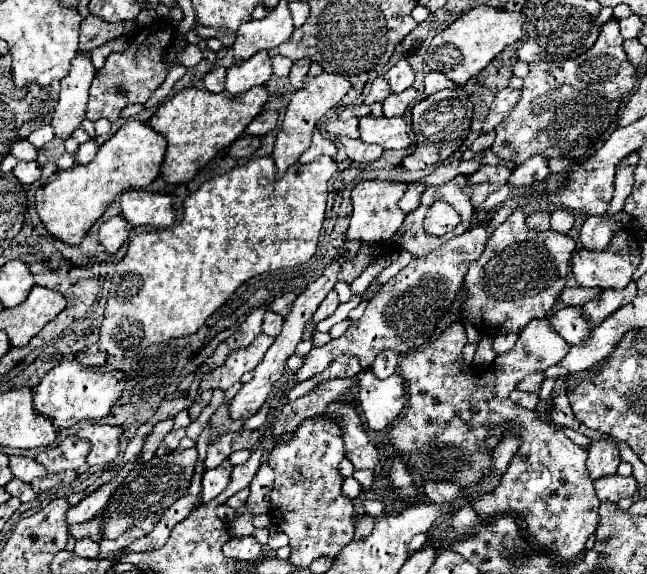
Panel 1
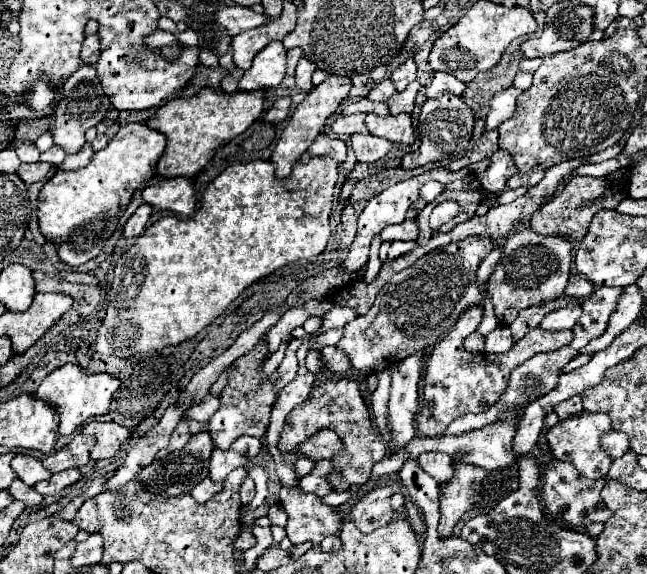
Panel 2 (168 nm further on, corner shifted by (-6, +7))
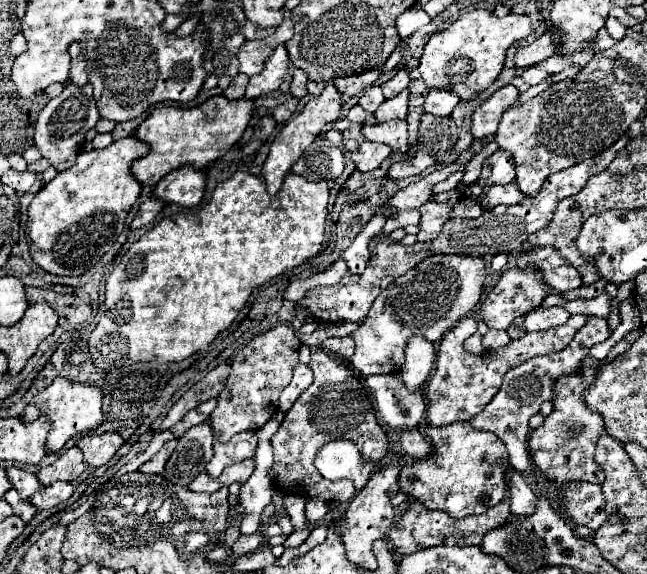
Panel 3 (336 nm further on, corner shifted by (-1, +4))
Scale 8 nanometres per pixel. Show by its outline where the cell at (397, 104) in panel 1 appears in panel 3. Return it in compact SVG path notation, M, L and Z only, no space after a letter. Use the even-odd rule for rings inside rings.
M404 89L400 95L386 99L374 113L376 121L390 121L390 119L406 119L408 115L408 89Z

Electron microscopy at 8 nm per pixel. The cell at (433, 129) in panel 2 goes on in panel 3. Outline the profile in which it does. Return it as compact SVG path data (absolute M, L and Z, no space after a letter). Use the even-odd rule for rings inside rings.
M424 115L418 131L418 153L410 161L394 163L388 169L390 179L406 179L410 175L420 175L432 165L446 165L454 161L454 145L458 143L458 129L450 117L436 119Z

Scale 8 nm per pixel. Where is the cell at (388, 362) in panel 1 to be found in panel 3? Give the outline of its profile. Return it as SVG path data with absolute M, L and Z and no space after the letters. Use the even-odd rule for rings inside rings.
M346 439L326 443L318 451L314 465L322 477L350 479L354 483L356 491L360 491L366 485L372 471L376 467L380 467L380 463L363 459L356 445Z

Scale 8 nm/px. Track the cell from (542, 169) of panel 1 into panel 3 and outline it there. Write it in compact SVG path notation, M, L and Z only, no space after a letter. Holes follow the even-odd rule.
M510 183L510 185L490 187L490 189L482 195L480 203L486 205L486 209L494 209L494 207L498 207L498 205L514 205L514 203L518 203L522 197L524 197L524 195L518 191L516 183Z

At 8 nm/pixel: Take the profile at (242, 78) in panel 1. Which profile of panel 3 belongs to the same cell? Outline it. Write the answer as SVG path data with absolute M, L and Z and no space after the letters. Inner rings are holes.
M284 45L276 47L274 55L268 59L266 67L262 73L250 77L250 83L246 87L246 99L256 99L260 95L268 95L272 91L276 91L290 67L290 59L288 59L288 51Z

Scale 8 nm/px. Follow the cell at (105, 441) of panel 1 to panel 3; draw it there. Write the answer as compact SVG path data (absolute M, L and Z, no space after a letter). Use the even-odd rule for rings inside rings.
M88 433L76 441L76 447L80 447L84 453L84 461L92 467L108 463L122 445L124 439L118 433L102 433L102 435Z

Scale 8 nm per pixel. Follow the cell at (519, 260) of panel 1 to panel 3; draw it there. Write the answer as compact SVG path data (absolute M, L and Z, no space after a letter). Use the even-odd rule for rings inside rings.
M528 267L524 271L510 269L500 277L496 287L484 299L484 303L480 307L480 317L492 329L506 329L516 317L522 317L522 315L530 313L532 309L536 309L542 303L542 299L546 297L546 293L548 293L548 287L546 287L546 283L542 283L540 271L536 271L534 267Z

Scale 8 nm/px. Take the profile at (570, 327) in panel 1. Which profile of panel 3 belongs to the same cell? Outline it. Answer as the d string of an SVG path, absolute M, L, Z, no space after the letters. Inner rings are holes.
M536 307L528 315L524 315L526 331L542 331L550 327L564 325L568 321L568 311L564 307Z

